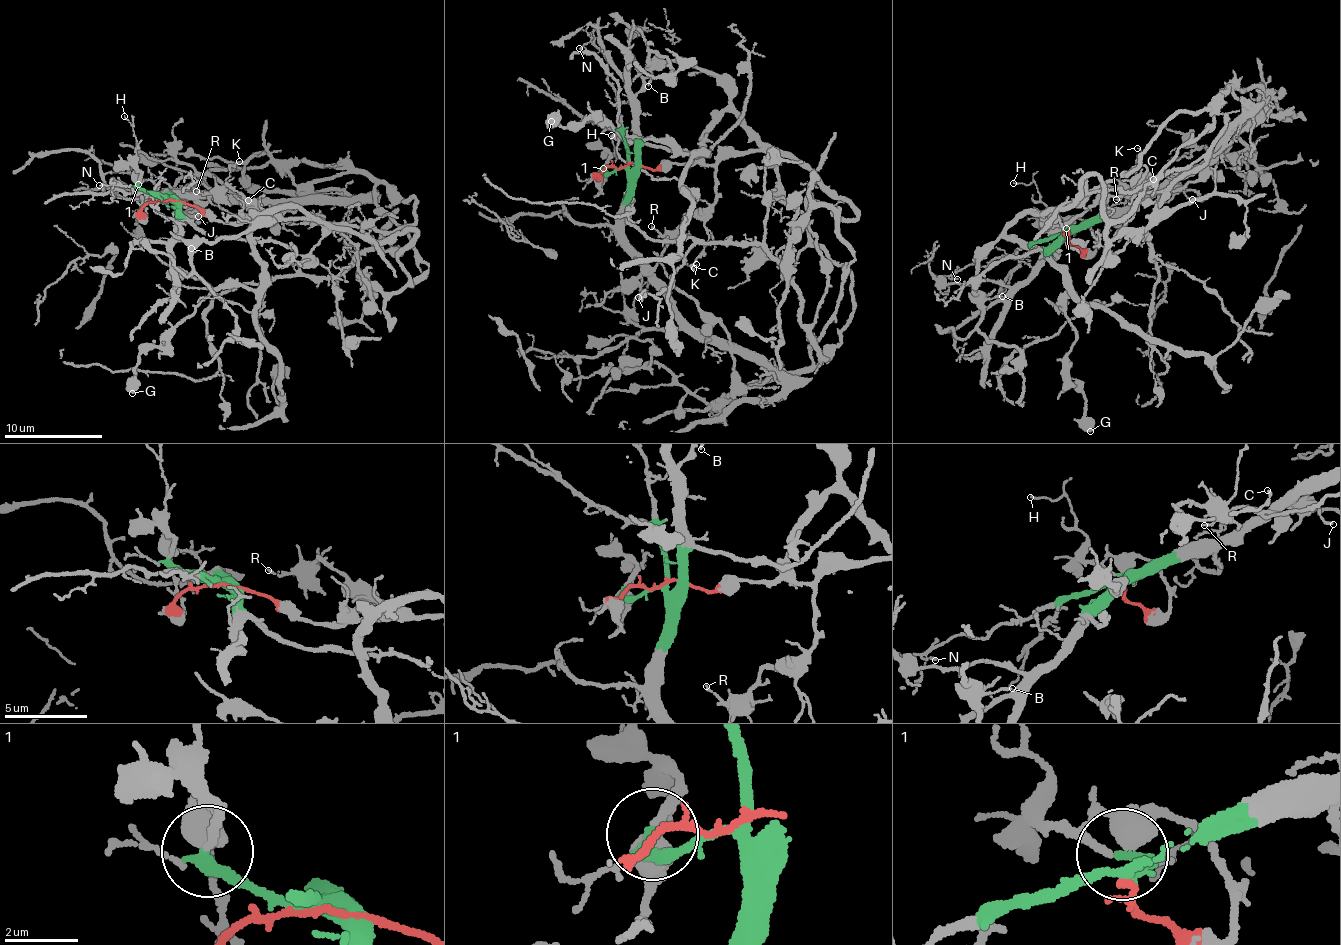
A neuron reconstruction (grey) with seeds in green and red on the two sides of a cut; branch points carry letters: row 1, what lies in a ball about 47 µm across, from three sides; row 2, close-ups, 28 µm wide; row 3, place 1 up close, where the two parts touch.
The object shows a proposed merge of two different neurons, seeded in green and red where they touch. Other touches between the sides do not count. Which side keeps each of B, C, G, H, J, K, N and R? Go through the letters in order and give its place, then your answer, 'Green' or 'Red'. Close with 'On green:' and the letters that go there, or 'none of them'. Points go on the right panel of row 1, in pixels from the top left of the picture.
B: Place: (1002, 296). Green
C: Place: (1153, 179). Red
G: Place: (1090, 431). Green
H: Place: (1013, 183). Green
J: Place: (1192, 199). Green
K: Place: (1137, 148). Red
N: Place: (957, 279). Green
R: Place: (1116, 199). Red
On green: B, G, H, J, N

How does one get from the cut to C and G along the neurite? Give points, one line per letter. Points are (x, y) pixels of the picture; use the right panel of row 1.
C: (1064, 235), (1067, 231), (1064, 239), (1059, 230), (1064, 221), (1111, 196), (1149, 189), (1155, 183), (1152, 178)
G: (1064, 232), (1050, 254), (1056, 258), (1045, 248), (1075, 294), (1066, 299), (1076, 337), (1066, 356), (1091, 431)

